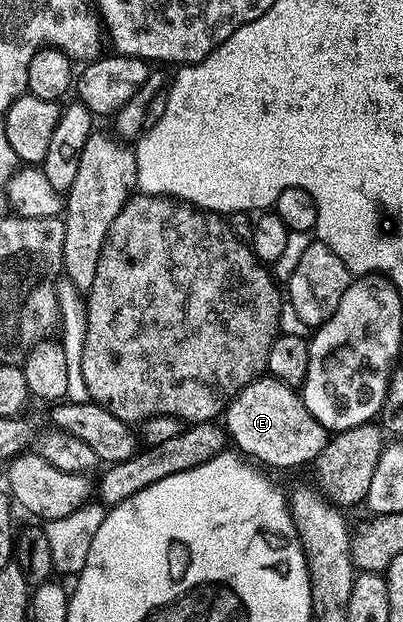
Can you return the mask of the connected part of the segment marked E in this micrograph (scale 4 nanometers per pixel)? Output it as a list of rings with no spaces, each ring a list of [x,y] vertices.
[[[271,376],[255,378],[250,385],[242,388],[242,392],[224,411],[222,422],[241,455],[257,463],[265,462],[268,466],[315,463],[324,445],[330,441],[329,431],[310,414],[303,397],[293,387]]]

